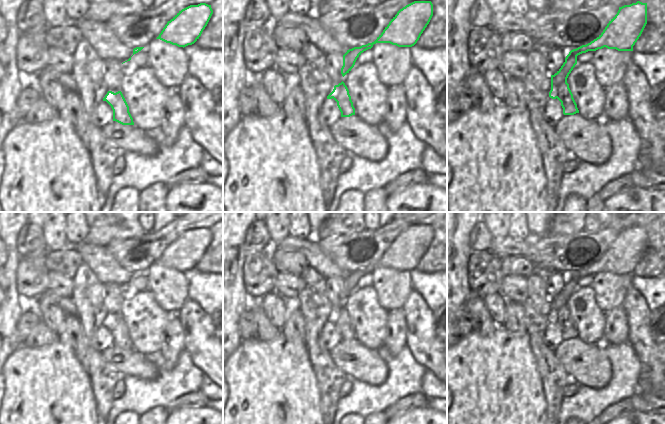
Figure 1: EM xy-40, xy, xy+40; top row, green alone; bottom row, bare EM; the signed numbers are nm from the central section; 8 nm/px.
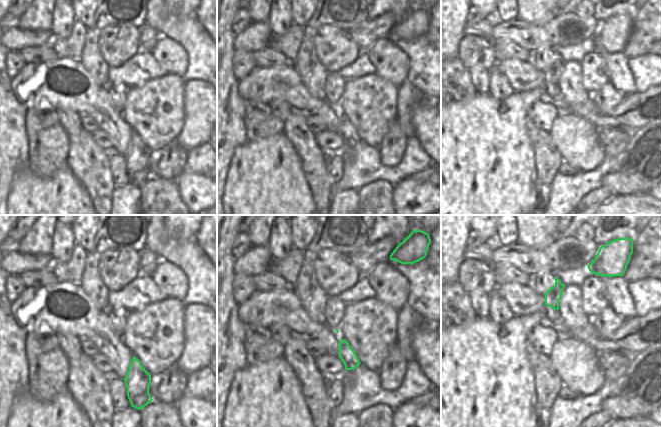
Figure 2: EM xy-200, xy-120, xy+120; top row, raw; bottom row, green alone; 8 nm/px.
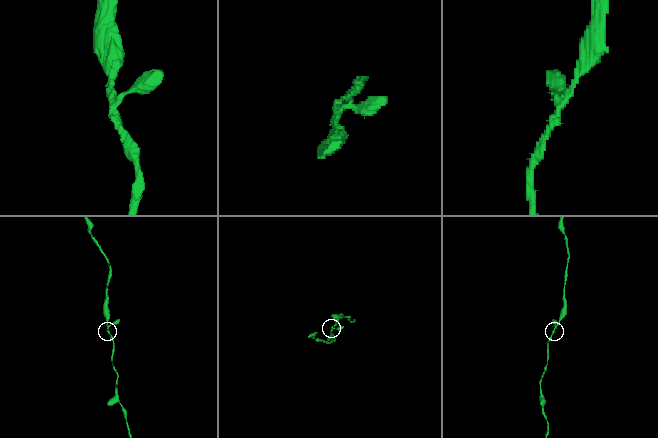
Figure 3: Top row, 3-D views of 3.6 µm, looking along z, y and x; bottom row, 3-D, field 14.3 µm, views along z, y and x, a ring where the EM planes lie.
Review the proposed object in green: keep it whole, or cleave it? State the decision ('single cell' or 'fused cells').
single cell

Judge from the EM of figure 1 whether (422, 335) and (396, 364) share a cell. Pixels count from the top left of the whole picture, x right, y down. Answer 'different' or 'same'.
different

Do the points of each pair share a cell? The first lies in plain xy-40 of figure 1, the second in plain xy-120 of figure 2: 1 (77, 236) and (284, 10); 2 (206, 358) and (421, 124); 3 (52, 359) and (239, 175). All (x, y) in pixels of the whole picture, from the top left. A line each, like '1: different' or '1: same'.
1: different
2: same
3: same

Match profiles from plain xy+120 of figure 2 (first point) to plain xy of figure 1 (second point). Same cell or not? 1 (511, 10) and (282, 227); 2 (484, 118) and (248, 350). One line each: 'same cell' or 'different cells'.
1: different cells
2: same cell

